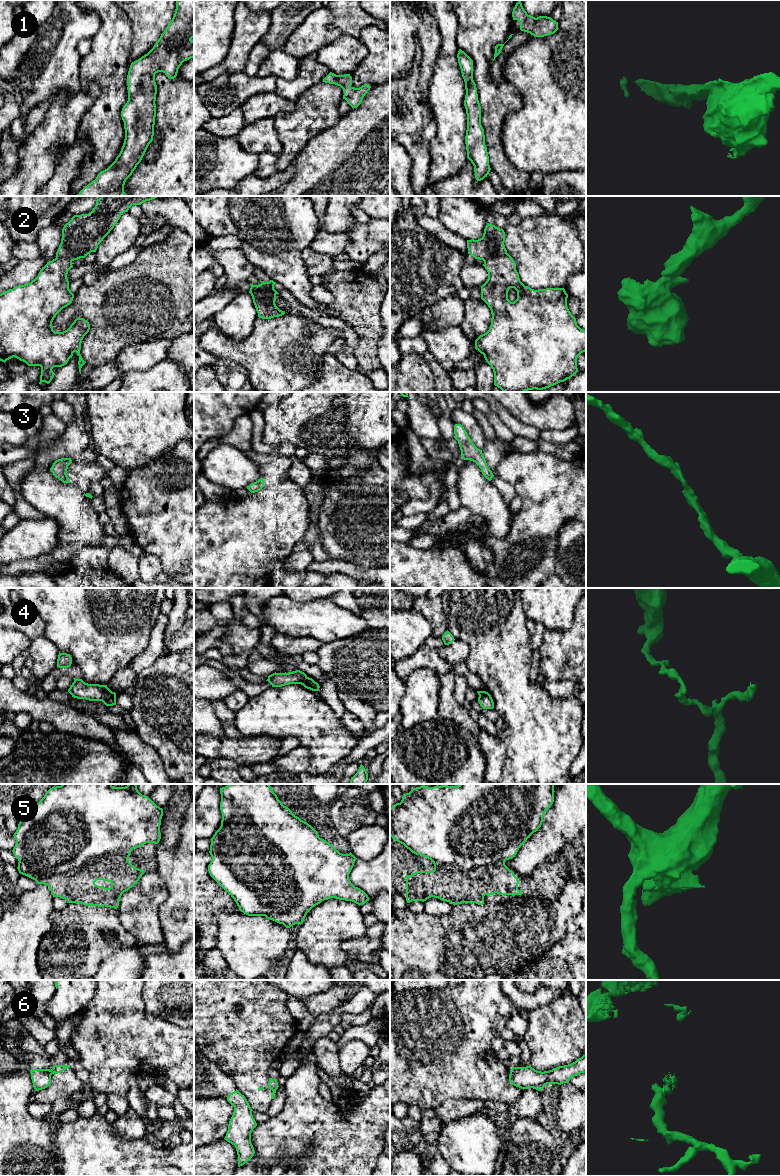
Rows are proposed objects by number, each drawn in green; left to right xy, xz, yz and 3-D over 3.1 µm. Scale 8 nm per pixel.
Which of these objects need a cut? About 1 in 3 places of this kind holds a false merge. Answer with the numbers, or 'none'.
2, 4, 6

